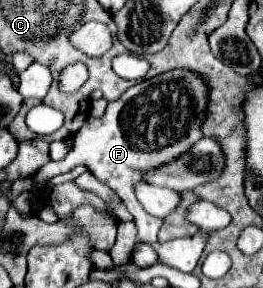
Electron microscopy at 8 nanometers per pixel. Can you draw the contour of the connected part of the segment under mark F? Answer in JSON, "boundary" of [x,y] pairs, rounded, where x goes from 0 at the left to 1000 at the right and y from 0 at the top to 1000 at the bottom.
{"boundary":[[[665,236],[589,271],[544,278],[498,299],[460,340],[407,361],[384,410],[331,410],[331,424],[278,472],[270,528],[232,563],[171,569],[125,625],[171,632],[217,604],[240,604],[285,576],[331,576],[384,632],[430,653],[452,688],[475,701],[483,729],[506,743],[529,792],[529,833],[567,840],[605,882],[612,910],[673,931],[688,944],[726,944],[772,878],[791,809],[856,792],[878,771],[875,743],[802,701],[741,701],[719,715],[719,771],[749,778],[757,802],[730,823],[650,833],[608,847],[597,806],[620,778],[620,757],[589,757],[544,729],[513,681],[513,646],[544,632],[559,590],[627,576],[734,514],[749,486],[772,479],[764,431],[787,410],[795,361],[795,299],[749,250]]]}

